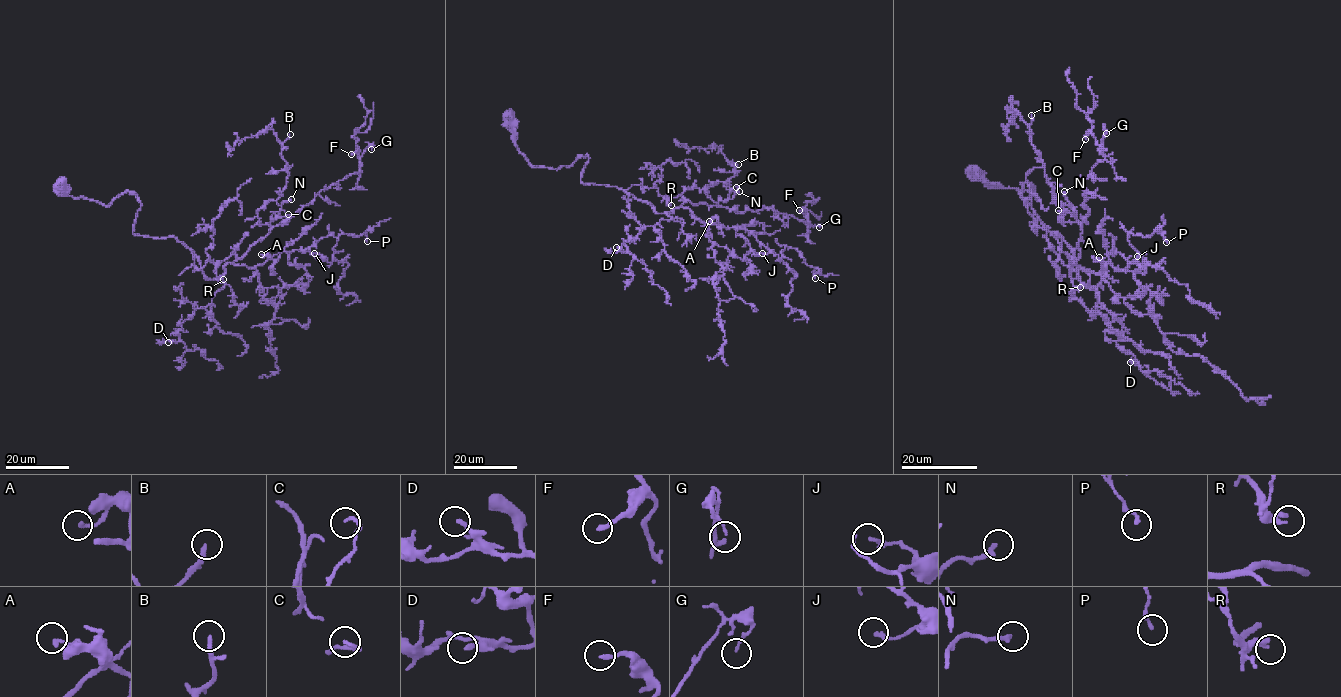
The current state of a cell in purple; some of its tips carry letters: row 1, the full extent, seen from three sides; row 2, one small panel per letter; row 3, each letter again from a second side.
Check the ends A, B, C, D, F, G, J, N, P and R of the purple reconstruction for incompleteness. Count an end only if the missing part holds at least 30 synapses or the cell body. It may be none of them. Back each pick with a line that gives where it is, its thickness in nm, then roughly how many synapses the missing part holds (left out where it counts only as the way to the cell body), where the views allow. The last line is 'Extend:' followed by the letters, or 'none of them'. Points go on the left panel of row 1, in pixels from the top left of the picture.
B: Place: (290, 134). Thickness 200 nm. Roughly 70 synapses
N: Place: (291, 199). Thickness 240 nm. Roughly 60 synapses
Extend: B, N

